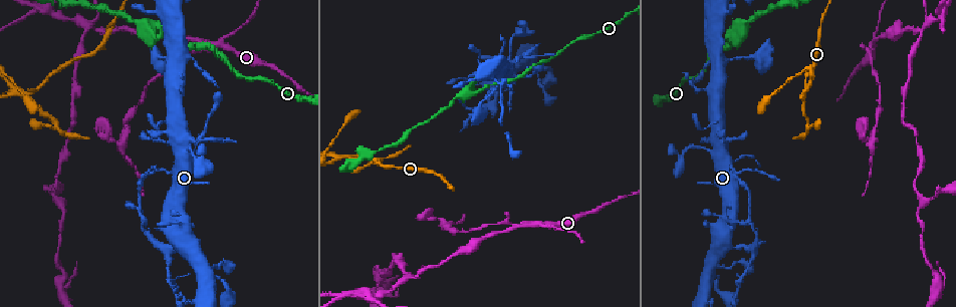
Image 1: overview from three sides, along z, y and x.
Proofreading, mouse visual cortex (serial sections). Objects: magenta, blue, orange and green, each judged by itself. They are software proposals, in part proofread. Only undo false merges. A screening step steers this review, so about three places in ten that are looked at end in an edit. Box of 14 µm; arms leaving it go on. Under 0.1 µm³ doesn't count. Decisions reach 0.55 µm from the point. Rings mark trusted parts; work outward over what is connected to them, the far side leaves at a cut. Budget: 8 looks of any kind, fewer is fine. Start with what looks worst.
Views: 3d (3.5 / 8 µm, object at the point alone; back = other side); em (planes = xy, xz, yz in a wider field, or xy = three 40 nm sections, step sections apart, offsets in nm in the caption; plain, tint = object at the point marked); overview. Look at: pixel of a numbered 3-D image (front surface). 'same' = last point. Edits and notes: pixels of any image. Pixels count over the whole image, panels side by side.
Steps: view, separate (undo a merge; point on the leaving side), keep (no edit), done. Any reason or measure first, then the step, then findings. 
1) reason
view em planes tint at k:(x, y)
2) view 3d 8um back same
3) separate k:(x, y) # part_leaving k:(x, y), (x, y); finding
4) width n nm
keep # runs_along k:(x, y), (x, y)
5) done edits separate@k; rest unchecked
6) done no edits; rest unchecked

abrupt turn
view 3d 3.5um at 1:(535, 223)

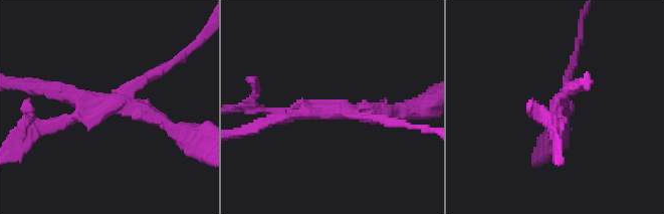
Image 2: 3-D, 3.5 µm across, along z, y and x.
arms 4; arm_widths 150, 150, 200, 250 nm; need the tissue
view em xy step 5 plain at 2:(562, 101)

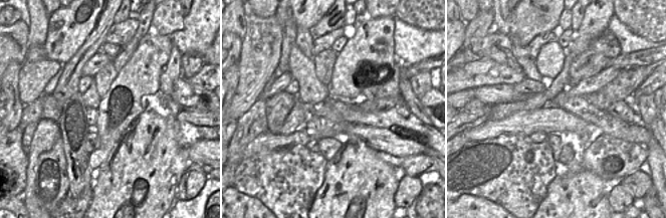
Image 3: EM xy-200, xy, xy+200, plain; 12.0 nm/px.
with the object marked
view em xy step 5 tint same

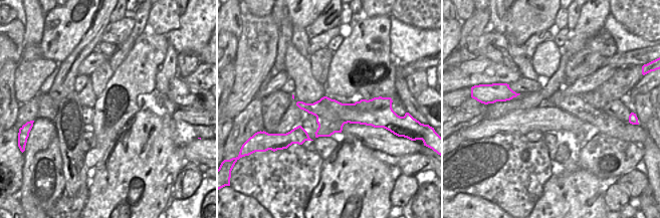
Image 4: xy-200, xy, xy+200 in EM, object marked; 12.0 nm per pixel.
width 380 nm
separate 2:(269, 111) # part_leaving 2:(101, 109), (21, 133); two cells meet here

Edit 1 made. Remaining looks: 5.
four or more arms meet
view 3d 8um at 1:(91, 26)

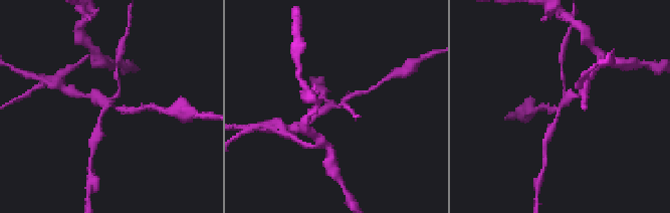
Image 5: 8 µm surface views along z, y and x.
view 3d 3.5um at 5:(333, 106)

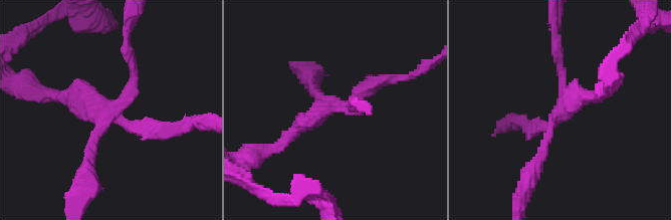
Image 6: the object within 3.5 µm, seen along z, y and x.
arms 4; arm_widths 150, 150, 200, 250 nm; need the tissue
view em xy step 2 tint at 6:(112, 117)

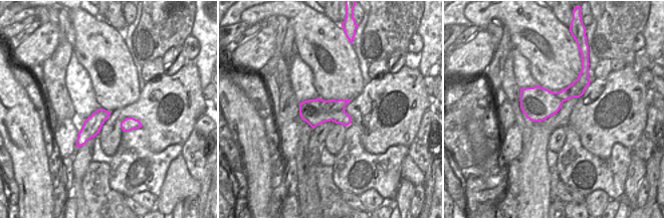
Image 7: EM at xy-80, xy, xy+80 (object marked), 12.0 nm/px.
separate 6:(562, 71) # part_leaving 6:(551, 122), (544, 150), (521, 196); two cells meet here

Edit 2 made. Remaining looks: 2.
sharp bend
view 3d 8um at 1:(491, 106)

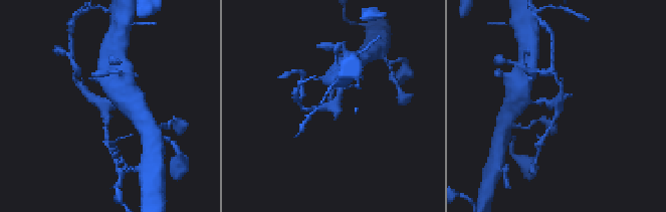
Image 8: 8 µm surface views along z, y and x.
shape alone is not enough
view em planes tint at 8:(555, 102)

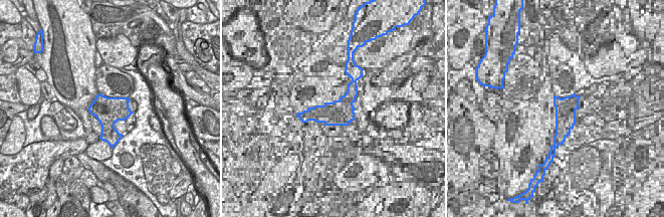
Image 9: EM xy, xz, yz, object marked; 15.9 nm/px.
separate 8:(560, 104) # two cells meet here

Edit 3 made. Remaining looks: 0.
done edits separate@2, separate@6, separate@8; rest unchecked

